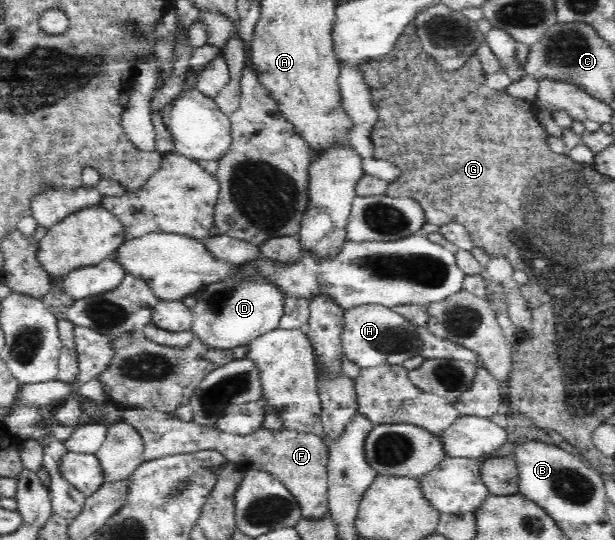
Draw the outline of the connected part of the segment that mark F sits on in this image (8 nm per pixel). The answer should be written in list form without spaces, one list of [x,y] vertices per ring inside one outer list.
[[[153,408],[126,410],[121,421],[132,425],[143,438],[144,460],[158,459],[194,453],[198,450],[215,449],[228,462],[244,470],[256,469],[271,474],[280,480],[295,497],[303,519],[332,518],[328,508],[328,463],[329,452],[326,444],[312,434],[298,434],[288,429],[258,429],[249,435],[234,435],[221,430],[208,430],[194,421],[181,421],[177,415],[157,411]]]

